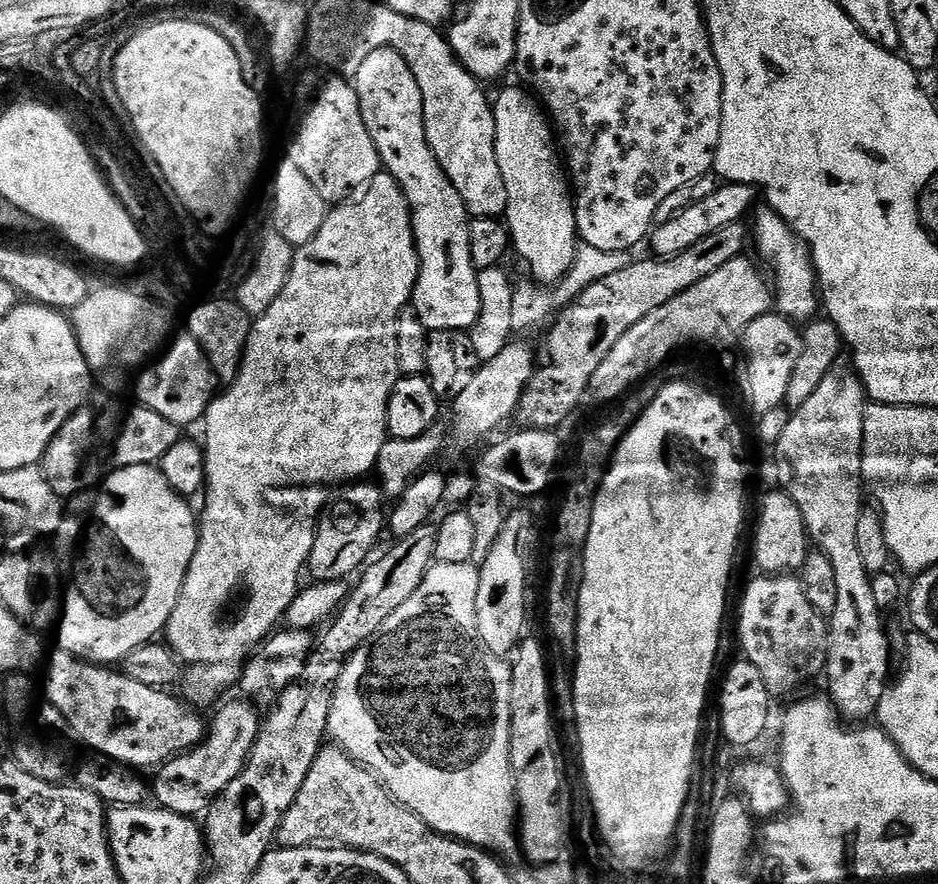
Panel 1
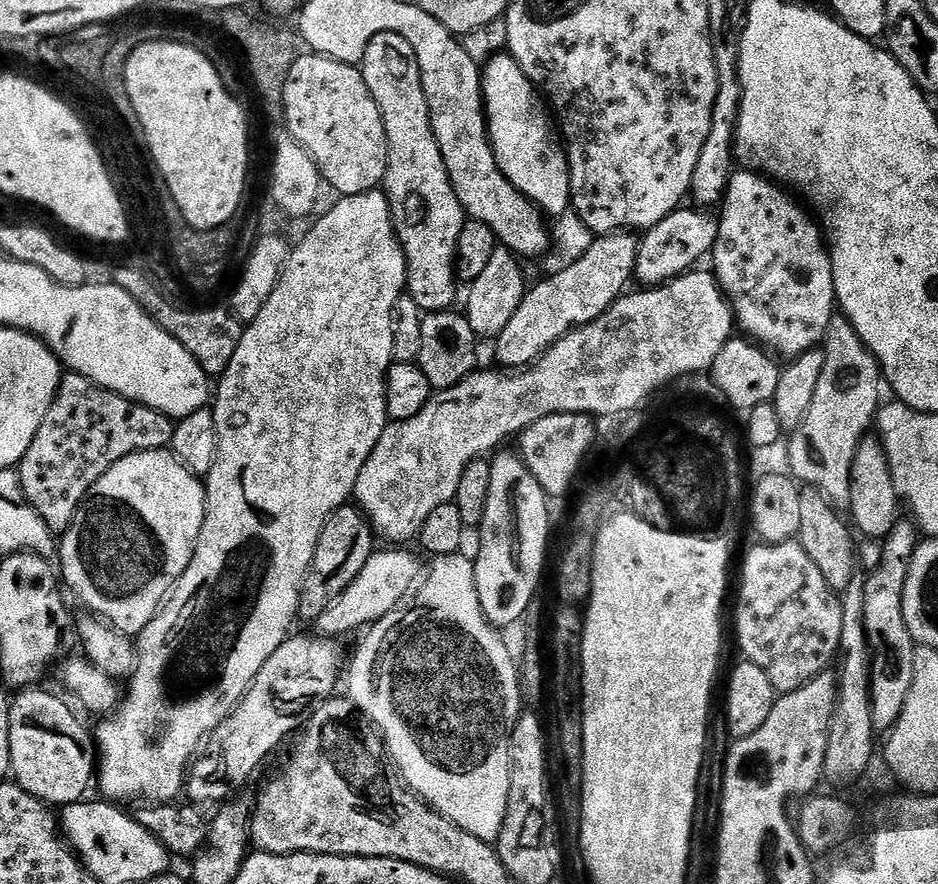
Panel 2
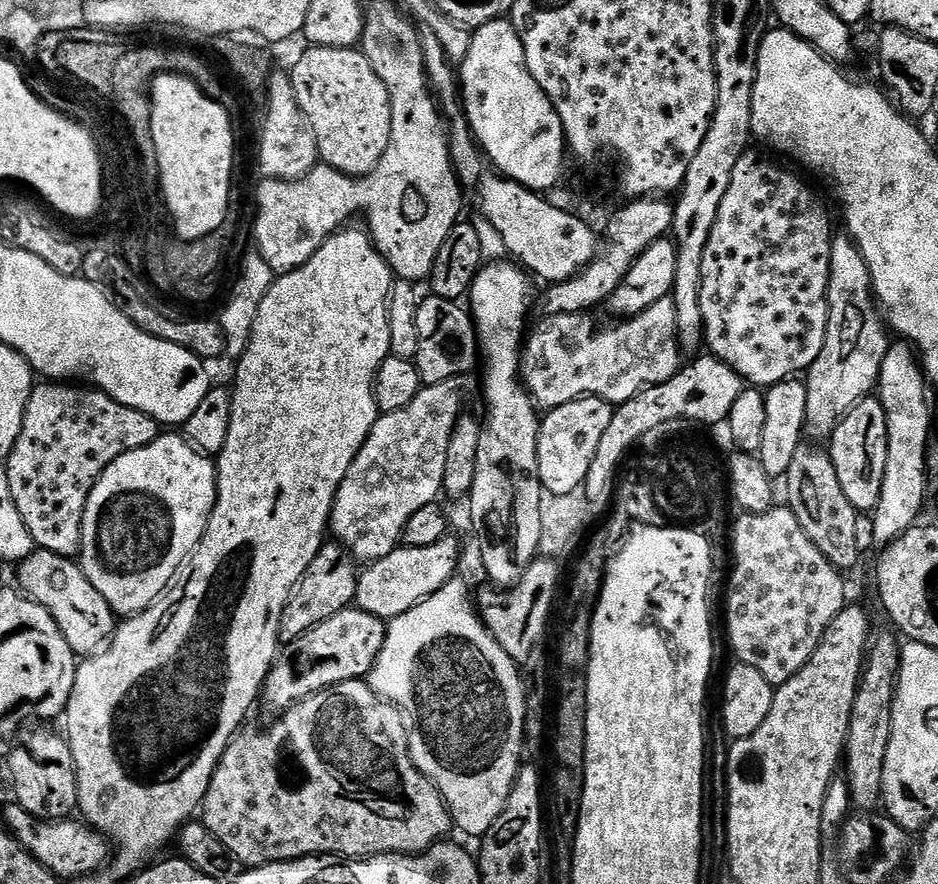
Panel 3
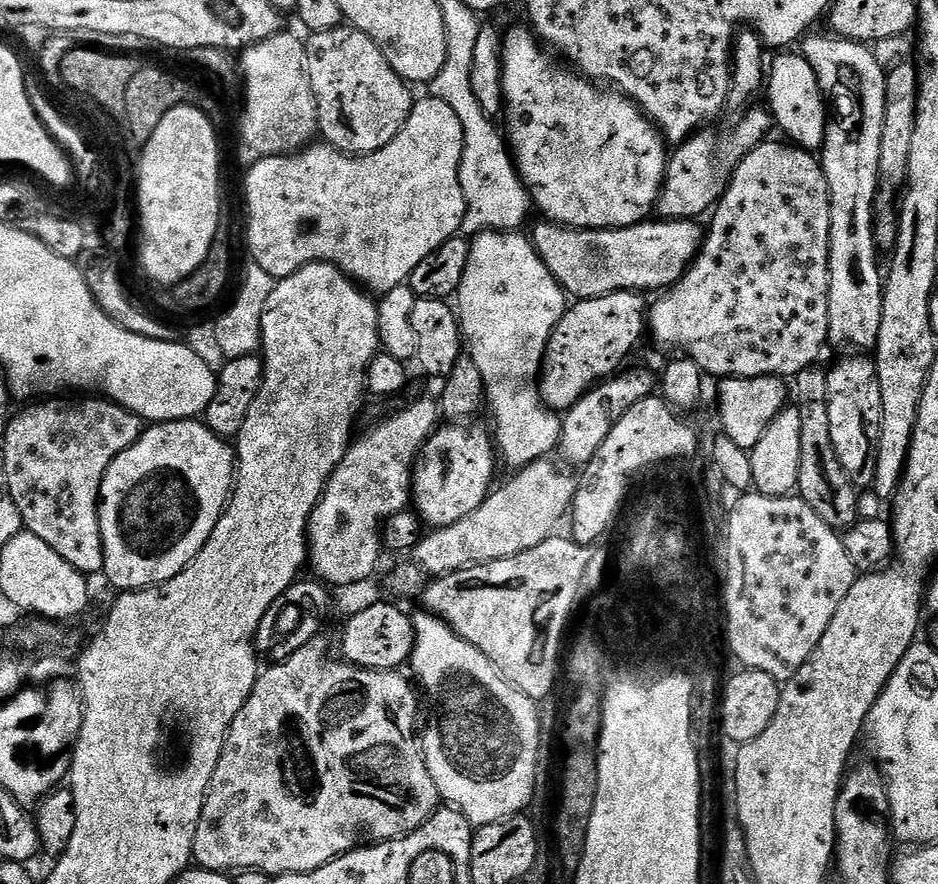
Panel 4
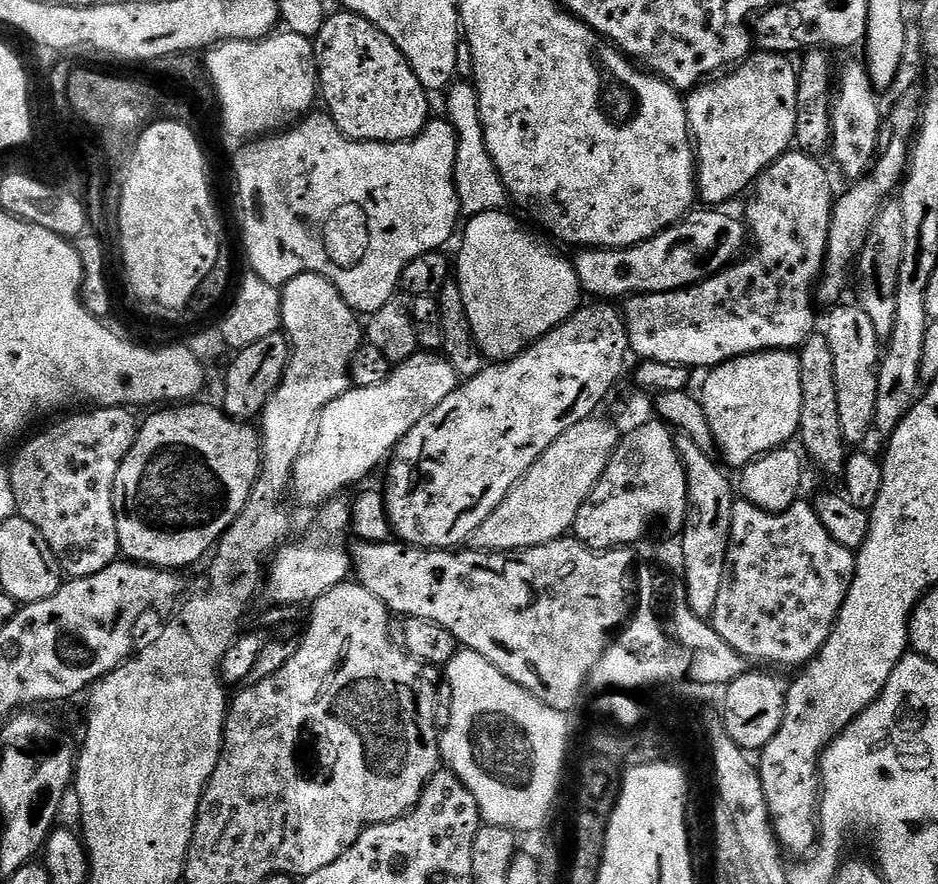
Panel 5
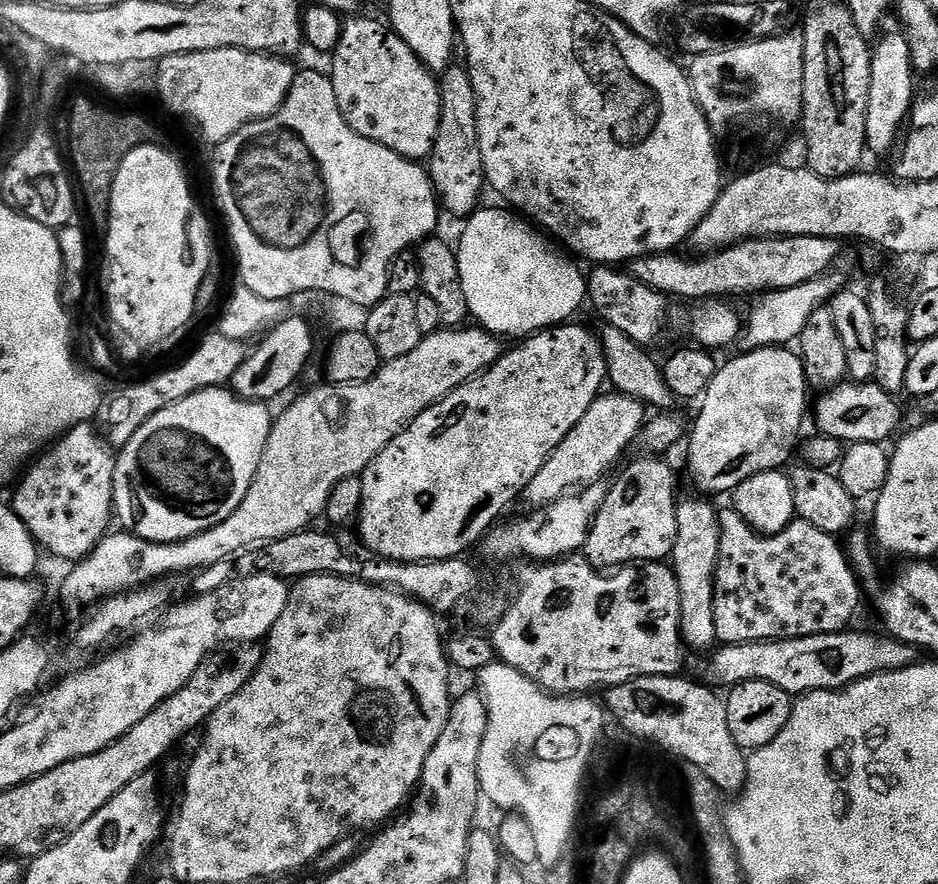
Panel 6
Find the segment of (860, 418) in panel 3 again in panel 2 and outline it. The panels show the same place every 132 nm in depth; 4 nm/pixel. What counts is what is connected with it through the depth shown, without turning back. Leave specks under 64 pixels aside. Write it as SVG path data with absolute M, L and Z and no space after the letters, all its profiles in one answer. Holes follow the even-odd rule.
M868 434L861 440L852 463L850 498L846 501L846 508L852 515L851 527L861 537L873 541L883 541L898 518L896 507L901 507L901 504L902 501L897 496L896 487L892 481L892 468L888 465L888 456L884 453L881 437L876 434Z

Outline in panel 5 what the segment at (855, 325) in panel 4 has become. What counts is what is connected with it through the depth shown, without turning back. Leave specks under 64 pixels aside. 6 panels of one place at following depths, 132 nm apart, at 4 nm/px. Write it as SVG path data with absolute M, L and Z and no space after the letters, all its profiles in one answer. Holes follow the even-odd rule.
M863 63L848 64L839 69L838 83L832 97L832 143L830 153L840 163L840 168L855 182L861 176L867 176L868 169L876 163L880 150L880 125L882 108L878 90L872 85L872 79Z

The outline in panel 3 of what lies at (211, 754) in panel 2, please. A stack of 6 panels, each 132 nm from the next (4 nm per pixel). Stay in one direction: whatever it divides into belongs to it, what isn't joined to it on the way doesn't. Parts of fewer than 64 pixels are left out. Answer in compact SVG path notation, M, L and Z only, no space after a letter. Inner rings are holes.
M355 606L342 609L334 614L334 618L326 618L326 622L314 626L314 630L302 634L302 638L279 653L264 680L262 704L268 708L287 710L335 684L365 679L376 664L378 654L382 654L387 633L385 621Z

